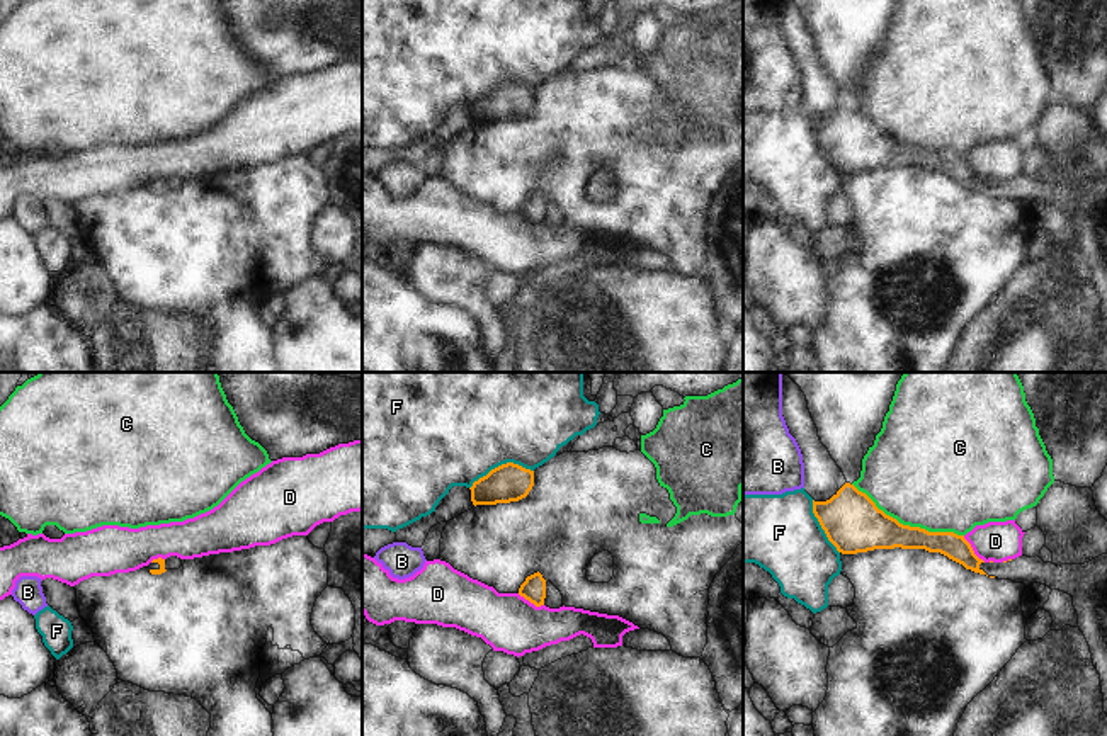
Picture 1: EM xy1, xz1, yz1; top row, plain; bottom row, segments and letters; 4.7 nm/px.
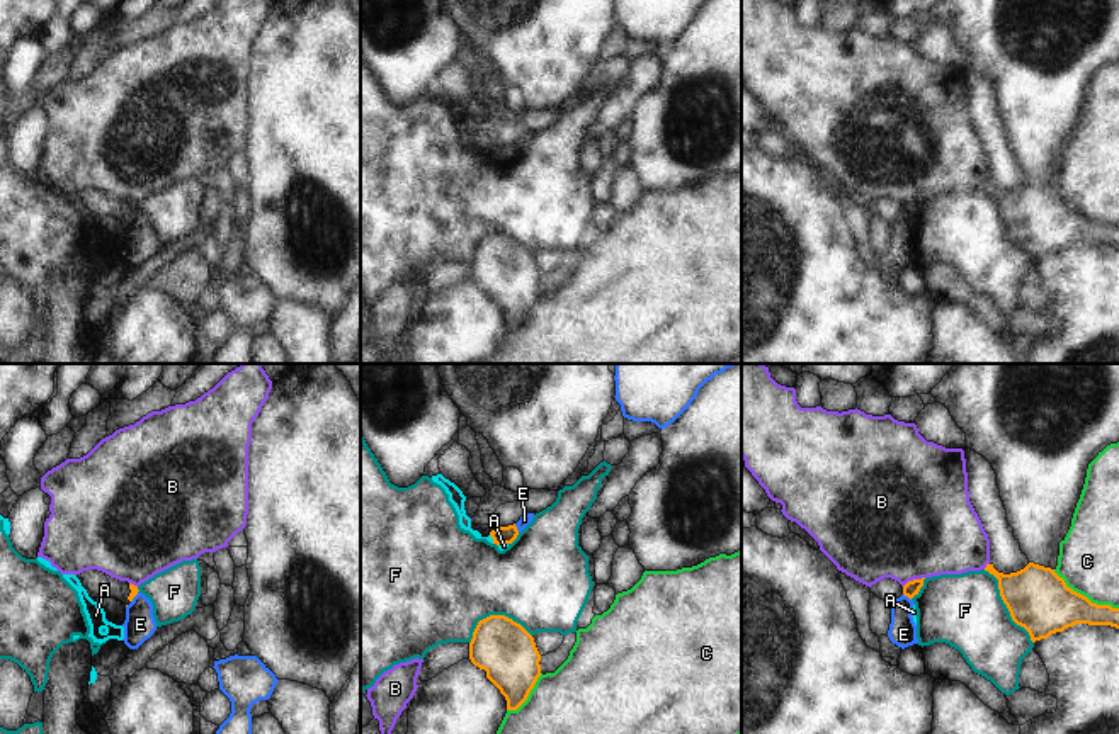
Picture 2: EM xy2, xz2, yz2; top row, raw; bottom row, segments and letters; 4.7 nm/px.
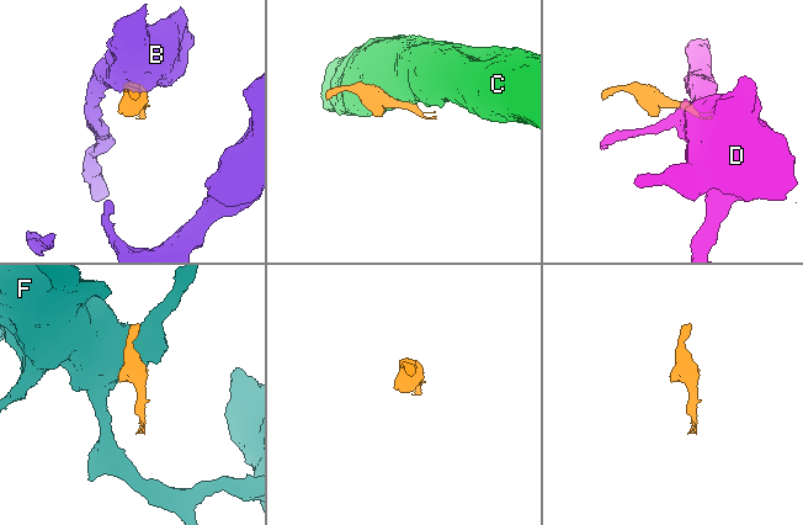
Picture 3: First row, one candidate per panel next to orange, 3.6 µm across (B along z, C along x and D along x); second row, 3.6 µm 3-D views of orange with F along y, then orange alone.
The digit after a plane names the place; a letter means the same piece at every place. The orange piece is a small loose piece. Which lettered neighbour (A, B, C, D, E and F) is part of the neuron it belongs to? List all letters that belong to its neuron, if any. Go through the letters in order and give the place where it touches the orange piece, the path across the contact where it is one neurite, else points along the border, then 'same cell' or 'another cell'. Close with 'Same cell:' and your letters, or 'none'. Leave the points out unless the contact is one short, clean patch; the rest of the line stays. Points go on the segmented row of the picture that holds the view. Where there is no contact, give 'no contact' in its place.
A: meets orange in xz2 at (492, 537); border along xz2 (490, 534), (494, 542); another cell
B: meets orange in yz2 at (914, 580); border along yz2 (924, 576), (914, 578), (903, 587); another cell
C: meets orange in yz1 at (908, 526); another cell
D: meets orange in yz1 at (971, 549); border along yz1 (963, 536), (985, 561); another cell
E: meets orange in xz2 at (516, 527); border along xz2 (514, 524), (519, 530); another cell
F: meets orange in yz2 at (1005, 604); another cell
Same cell: none

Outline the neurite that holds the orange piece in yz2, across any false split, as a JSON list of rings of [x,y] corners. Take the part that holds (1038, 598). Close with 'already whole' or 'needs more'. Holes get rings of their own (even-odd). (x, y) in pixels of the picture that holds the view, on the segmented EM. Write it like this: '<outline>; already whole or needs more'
[[[1029,562],[1017,573],[1003,574],[986,564],[985,571],[998,579],[1012,620],[1029,632],[1032,642],[1076,624],[1119,629],[1119,608],[1092,603],[1068,588],[1051,567]]]; already whole

